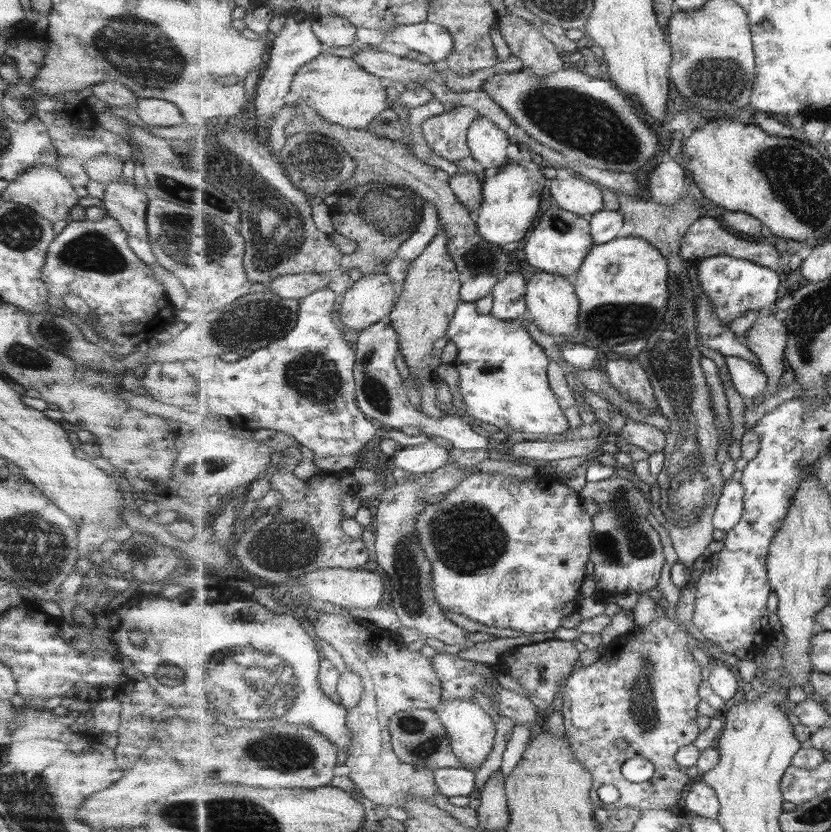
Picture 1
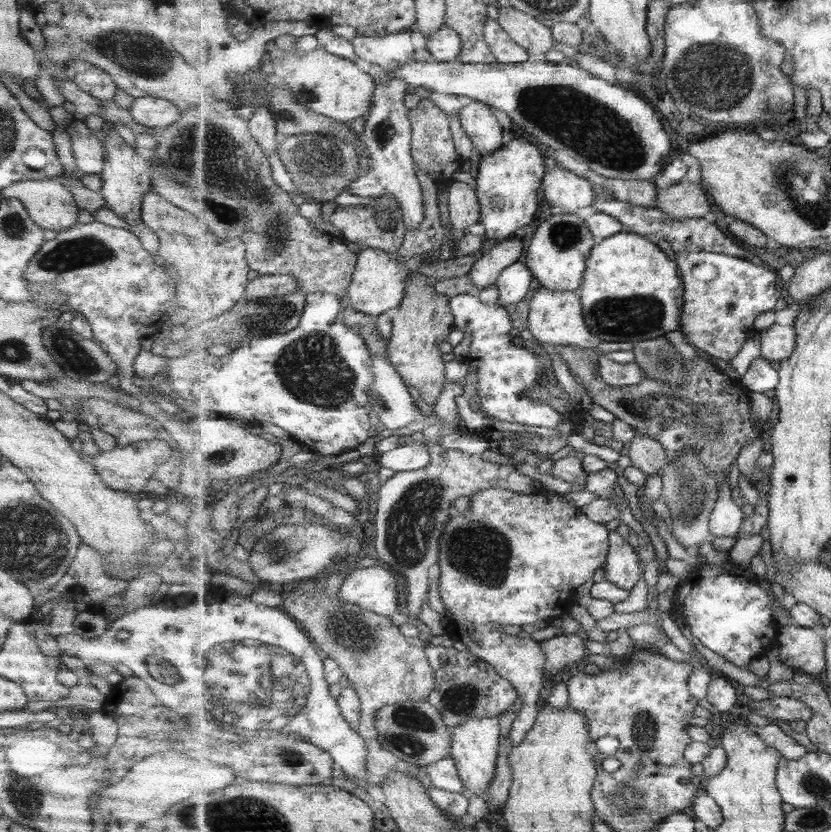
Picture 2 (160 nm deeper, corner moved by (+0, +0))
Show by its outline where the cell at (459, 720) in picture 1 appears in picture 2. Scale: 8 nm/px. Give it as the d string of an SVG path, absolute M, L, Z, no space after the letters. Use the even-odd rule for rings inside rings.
M509 706L509 708L505 710L505 712L501 712L499 716L493 716L493 718L469 718L469 720L466 720L466 722L464 722L463 724L460 724L459 726L457 726L457 728L452 730L454 737L452 741L452 751L450 752L450 754L453 757L453 760L456 760L456 765L457 765L458 771L460 772L461 780L463 781L463 784L464 784L463 793L467 795L468 797L471 796L471 798L473 798L473 796L478 796L479 798L482 798L484 800L488 798L489 787L492 786L493 779L496 778L496 764L497 764L497 759L498 759L498 752L501 746L501 743L500 743L501 726L499 726L499 718L503 714L505 714L510 708L511 706Z

